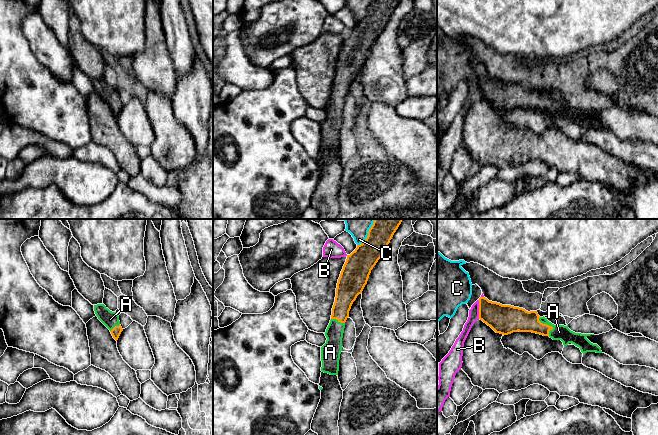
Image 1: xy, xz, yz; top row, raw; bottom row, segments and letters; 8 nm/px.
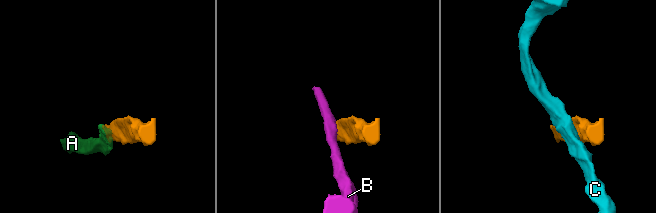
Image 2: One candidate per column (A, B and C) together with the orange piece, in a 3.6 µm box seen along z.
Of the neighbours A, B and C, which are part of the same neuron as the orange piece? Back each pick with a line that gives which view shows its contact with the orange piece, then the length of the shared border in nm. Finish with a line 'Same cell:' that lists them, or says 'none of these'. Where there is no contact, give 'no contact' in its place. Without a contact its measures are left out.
A: meets orange in yz; contact 170 nm long
Same cell: A

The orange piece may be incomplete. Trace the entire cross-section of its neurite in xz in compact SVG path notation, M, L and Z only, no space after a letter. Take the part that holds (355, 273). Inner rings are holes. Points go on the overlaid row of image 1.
M374 219L366 240L347 255L336 288L326 343L321 347L321 371L338 375L345 322L357 296L367 284L371 270L382 257L403 219Z

